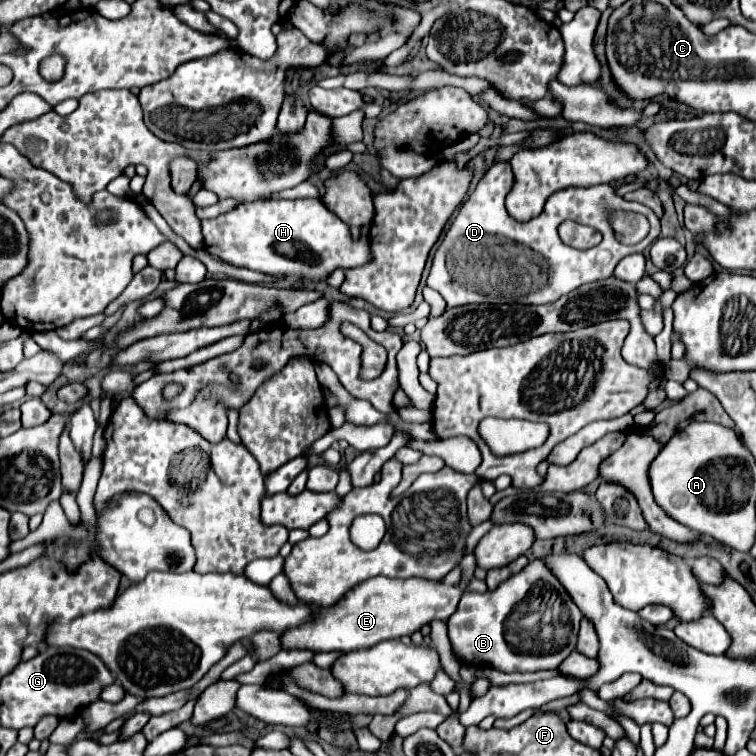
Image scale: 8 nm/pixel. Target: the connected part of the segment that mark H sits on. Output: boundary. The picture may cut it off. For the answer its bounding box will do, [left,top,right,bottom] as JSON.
[201,199,369,279]

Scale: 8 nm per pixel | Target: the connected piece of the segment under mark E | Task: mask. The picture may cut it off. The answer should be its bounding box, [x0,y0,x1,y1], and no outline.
[281,577,461,651]

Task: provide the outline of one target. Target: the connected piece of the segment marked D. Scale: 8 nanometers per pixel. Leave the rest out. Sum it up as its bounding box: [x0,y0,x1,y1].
[427,161,661,307]

